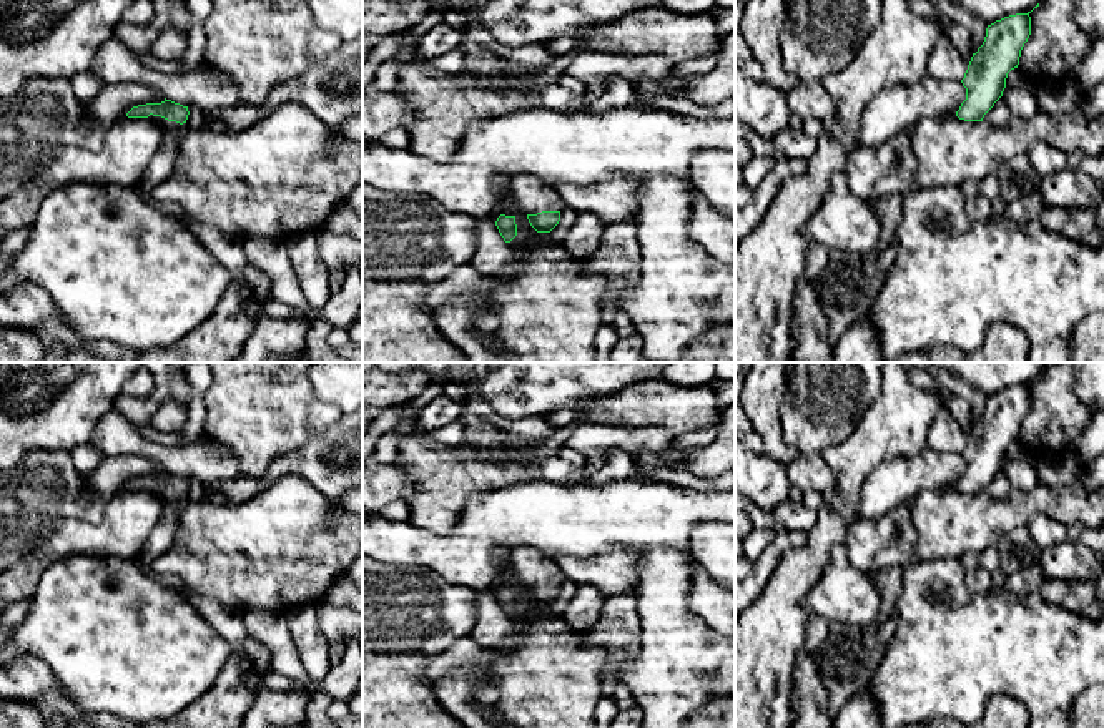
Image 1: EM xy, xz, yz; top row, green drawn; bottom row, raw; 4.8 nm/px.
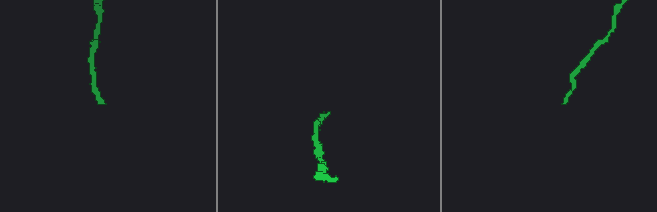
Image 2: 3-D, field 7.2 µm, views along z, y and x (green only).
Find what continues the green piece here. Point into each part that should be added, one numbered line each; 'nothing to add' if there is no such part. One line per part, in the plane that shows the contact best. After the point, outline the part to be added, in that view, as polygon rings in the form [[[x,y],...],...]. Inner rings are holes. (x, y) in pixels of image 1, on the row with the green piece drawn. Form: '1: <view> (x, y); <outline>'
1: xy (165, 127); [[[150,115],[148,118],[160,126],[161,136],[165,136],[166,133],[176,133],[178,140],[181,140],[181,136],[183,136],[181,126],[188,125],[188,123],[180,125],[176,121],[168,121],[161,116],[153,116],[153,115]]]

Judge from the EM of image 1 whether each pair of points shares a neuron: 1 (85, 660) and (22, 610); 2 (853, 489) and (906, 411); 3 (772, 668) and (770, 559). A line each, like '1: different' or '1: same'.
1: different
2: same
3: different

